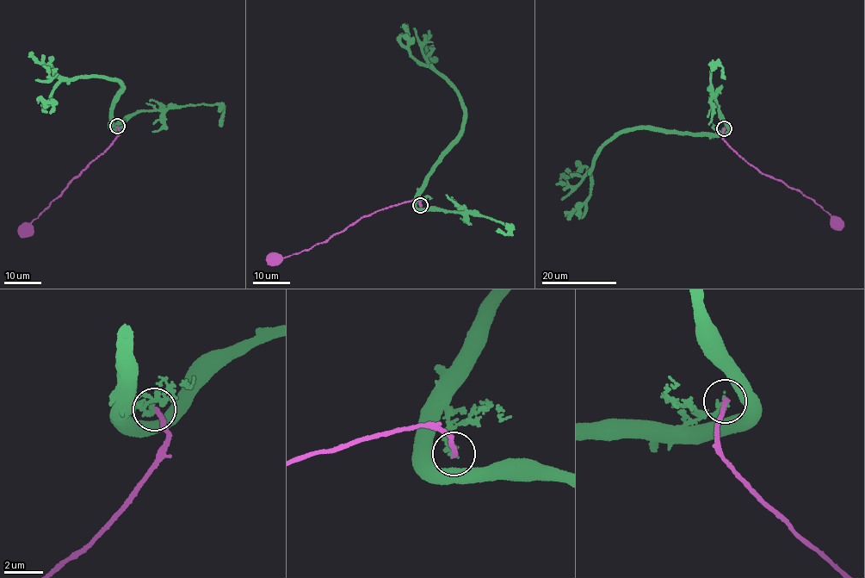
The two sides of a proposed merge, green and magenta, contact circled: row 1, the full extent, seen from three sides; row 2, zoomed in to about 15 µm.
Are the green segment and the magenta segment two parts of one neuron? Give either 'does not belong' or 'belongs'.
does not belong

